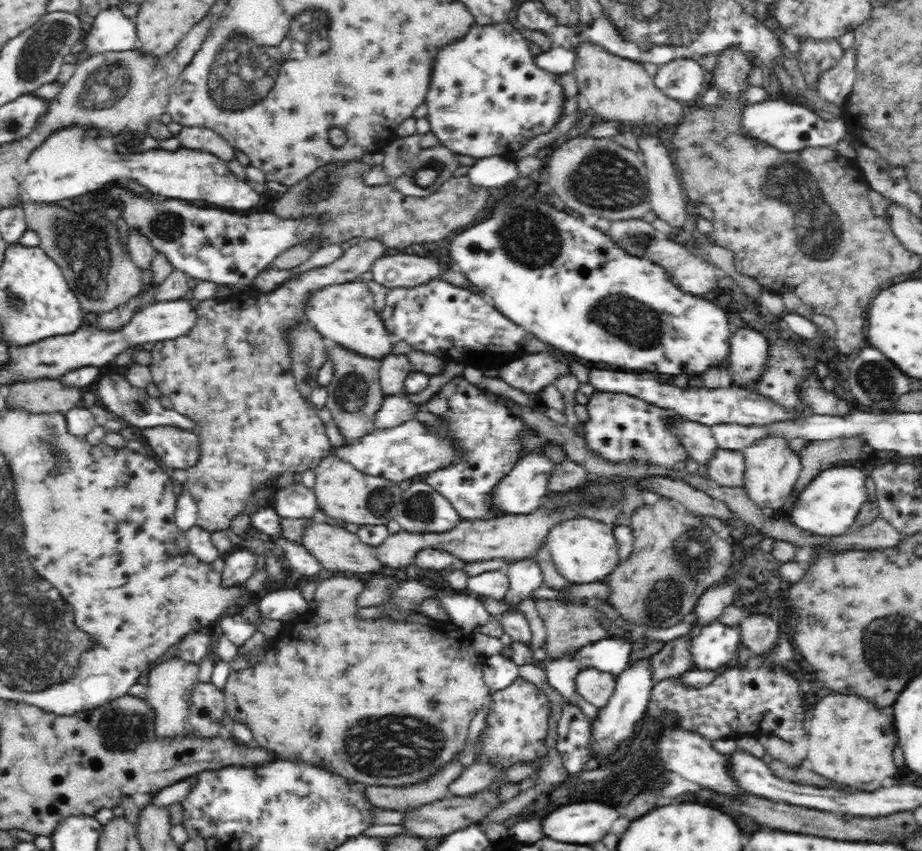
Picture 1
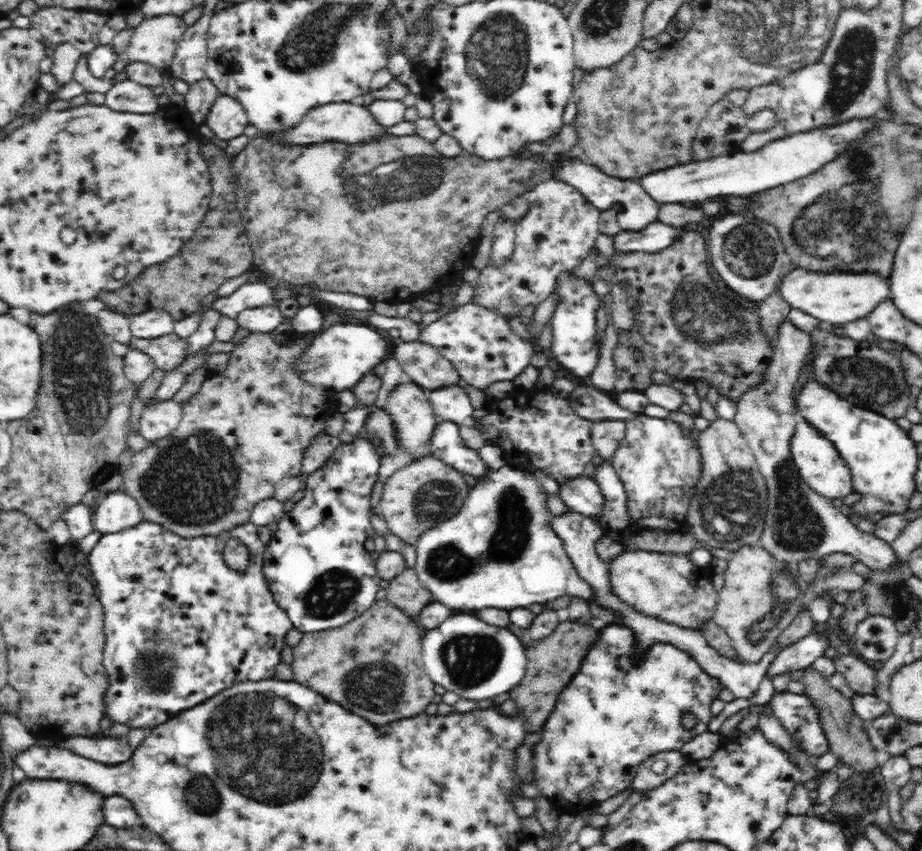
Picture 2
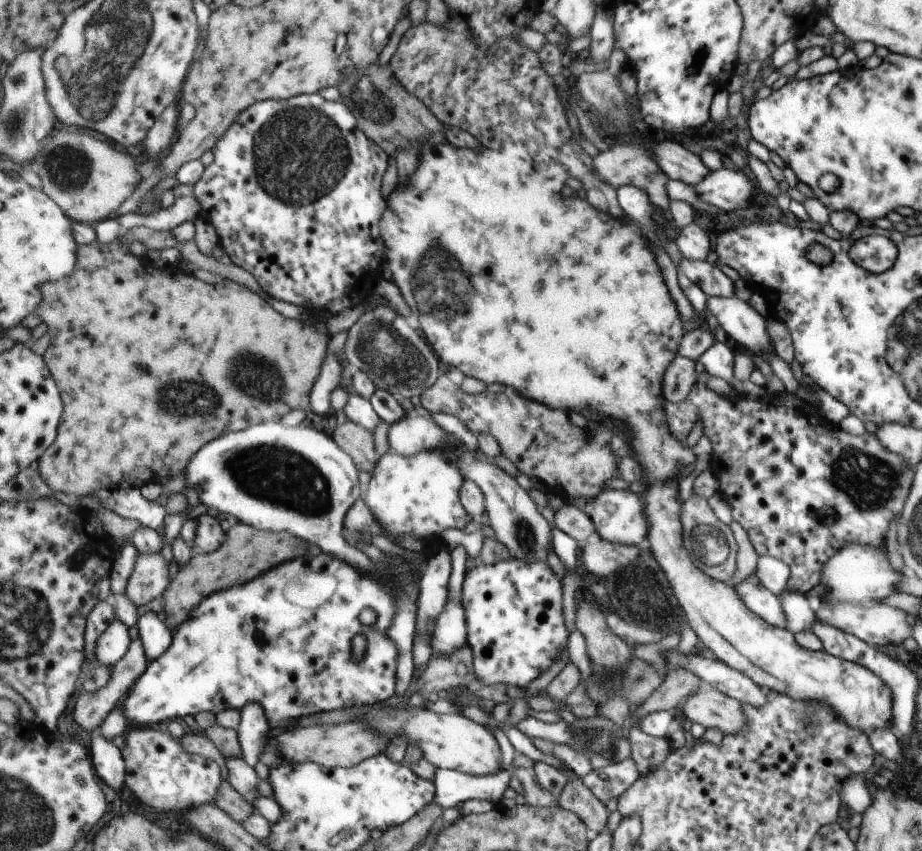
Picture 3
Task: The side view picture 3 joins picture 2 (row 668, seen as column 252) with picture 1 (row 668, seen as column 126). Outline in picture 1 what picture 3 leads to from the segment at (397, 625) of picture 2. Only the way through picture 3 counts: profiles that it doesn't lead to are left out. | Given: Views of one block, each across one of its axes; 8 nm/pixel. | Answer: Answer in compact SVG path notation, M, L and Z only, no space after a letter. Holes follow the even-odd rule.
M324 572L314 580L316 581L314 599L318 602L318 610L307 613L297 620L290 634L282 632L276 644L270 646L268 652L255 665L237 671L232 670L229 674L223 688L227 718L234 722L242 722L246 728L249 728L259 748L274 751L280 759L285 761L322 767L322 770L330 771L330 774L340 776L348 783L406 788L427 781L448 763L454 762L459 752L463 750L470 722L478 714L478 710L484 708L490 694L483 677L487 667L486 658L473 647L473 632L462 632L457 626L450 625L447 621L436 621L430 625L420 623L392 625L392 622L386 622L386 620L360 619L356 617L355 612L358 608L356 605L358 596L364 586L364 577ZM400 748L414 748L414 754L404 754Z

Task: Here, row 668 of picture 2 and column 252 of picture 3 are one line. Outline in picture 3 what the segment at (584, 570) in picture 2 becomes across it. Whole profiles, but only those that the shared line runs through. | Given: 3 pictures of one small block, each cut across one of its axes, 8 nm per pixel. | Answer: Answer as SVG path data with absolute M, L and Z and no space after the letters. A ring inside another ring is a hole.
M260 703L247 704L243 708L243 721L238 731L244 750L242 757L253 767L258 766L275 733L266 709Z

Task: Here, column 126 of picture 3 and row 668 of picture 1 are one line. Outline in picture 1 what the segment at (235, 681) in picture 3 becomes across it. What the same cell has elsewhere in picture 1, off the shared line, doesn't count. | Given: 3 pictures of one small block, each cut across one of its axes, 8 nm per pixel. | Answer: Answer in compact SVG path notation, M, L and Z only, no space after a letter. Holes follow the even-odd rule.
M718 620L693 638L692 654L698 669L715 670L733 664L740 646L739 625L728 626Z

